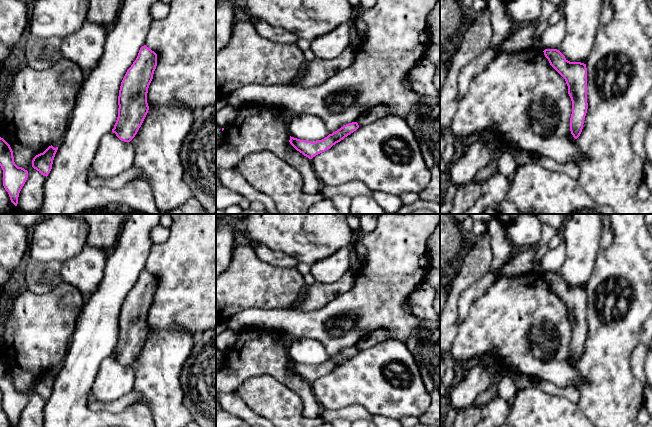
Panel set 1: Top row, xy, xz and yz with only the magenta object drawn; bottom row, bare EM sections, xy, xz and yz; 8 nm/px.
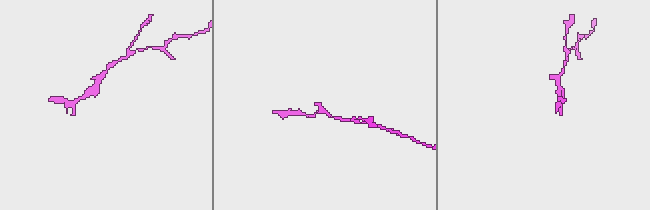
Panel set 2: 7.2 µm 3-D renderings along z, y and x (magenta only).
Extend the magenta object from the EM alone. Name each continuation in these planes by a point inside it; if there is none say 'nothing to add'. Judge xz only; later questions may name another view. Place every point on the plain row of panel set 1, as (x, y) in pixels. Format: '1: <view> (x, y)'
nothing to add

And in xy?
nothing to add

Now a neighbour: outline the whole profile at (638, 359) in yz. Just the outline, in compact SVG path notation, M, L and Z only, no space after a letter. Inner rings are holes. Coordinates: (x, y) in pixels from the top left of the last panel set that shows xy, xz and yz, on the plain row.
M640 342L633 350L631 361L630 361L633 375L643 385L647 384L647 379L644 371L646 355L647 355L647 347Z

